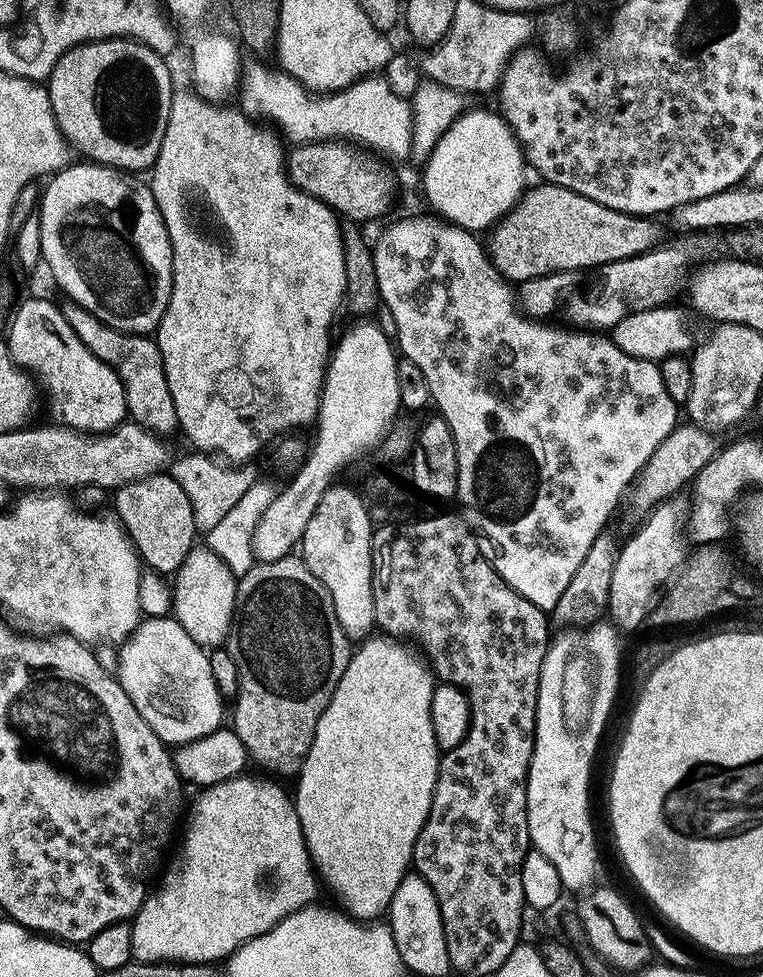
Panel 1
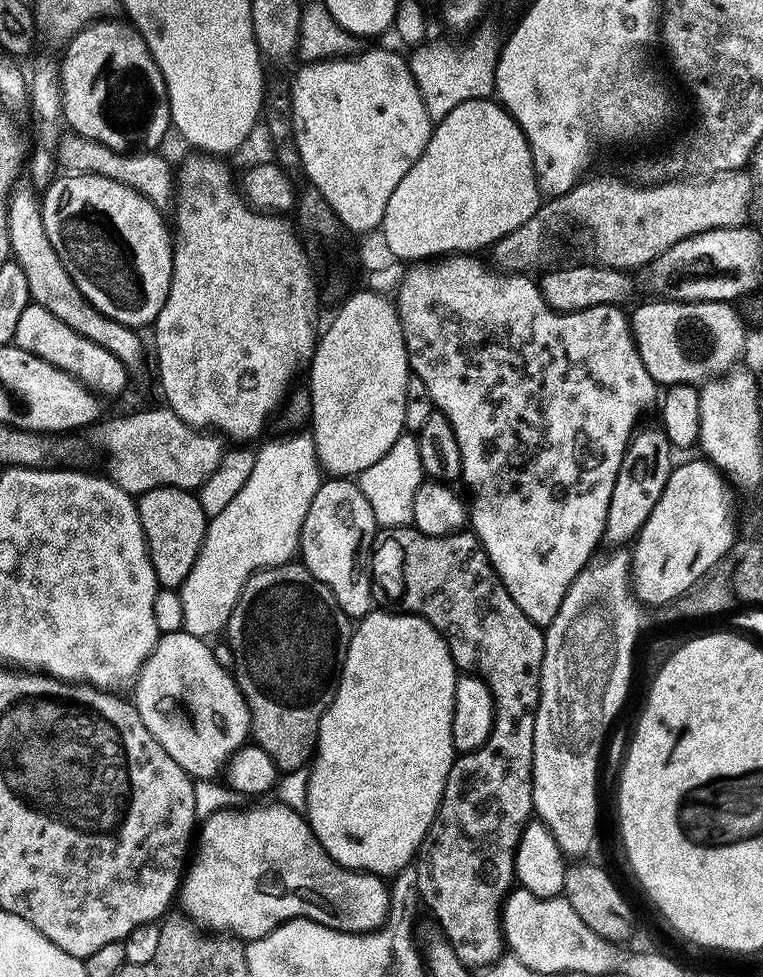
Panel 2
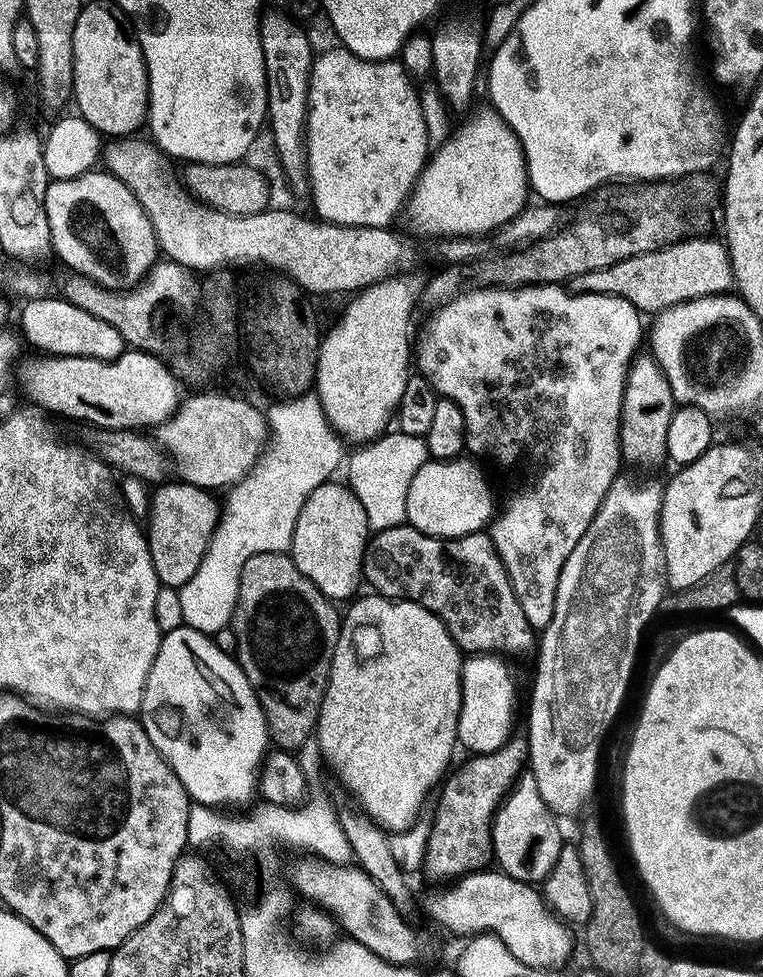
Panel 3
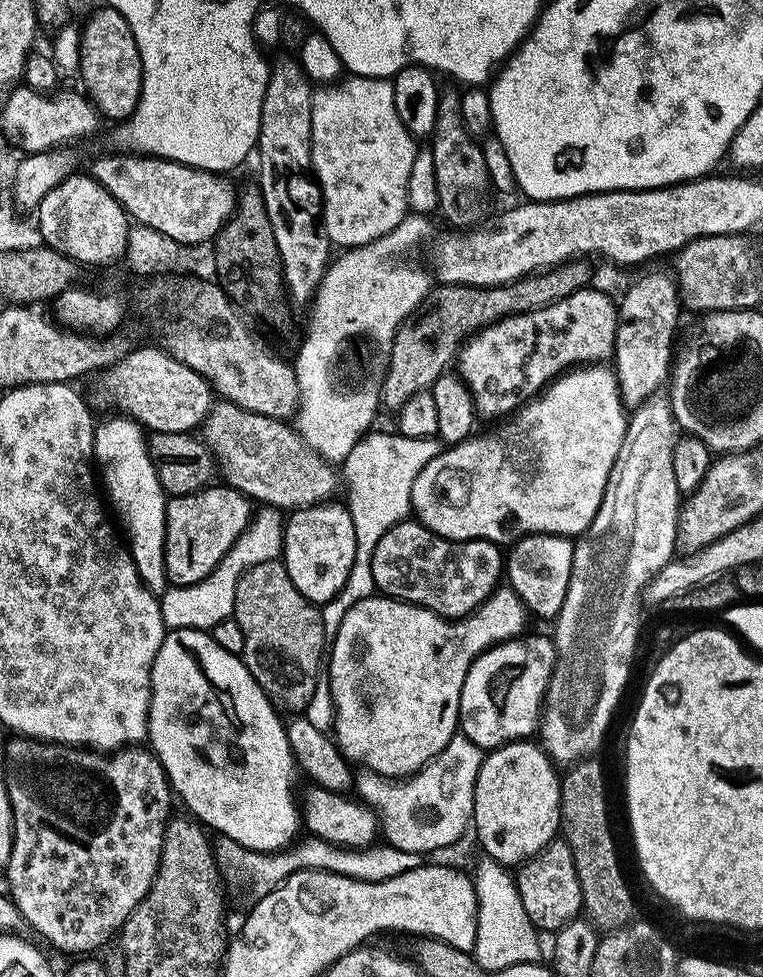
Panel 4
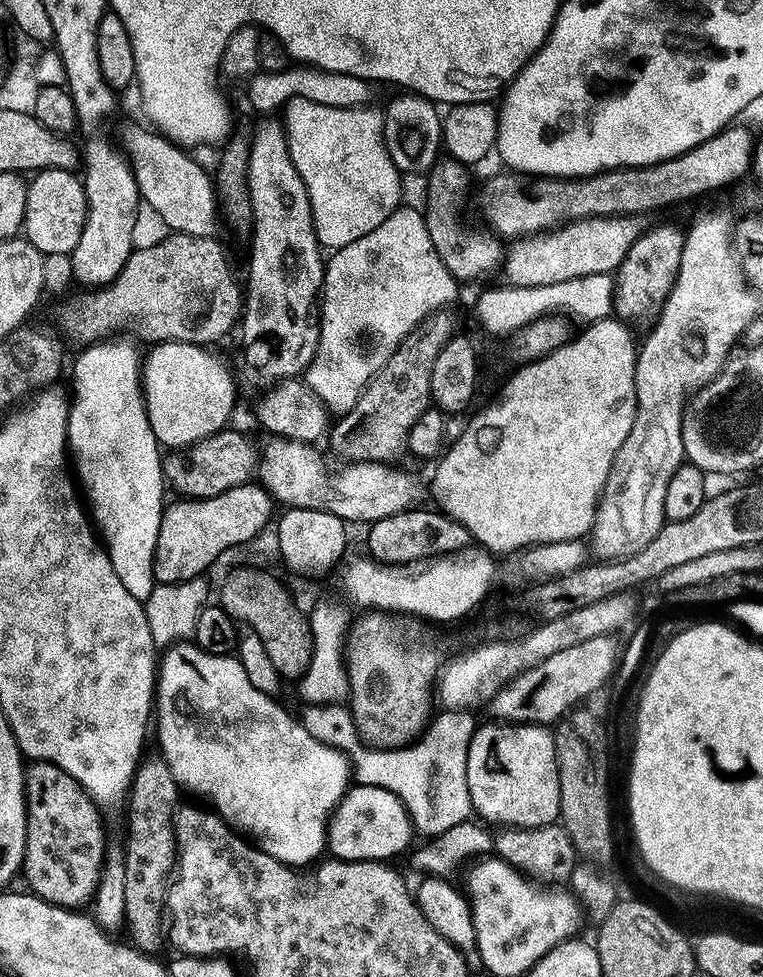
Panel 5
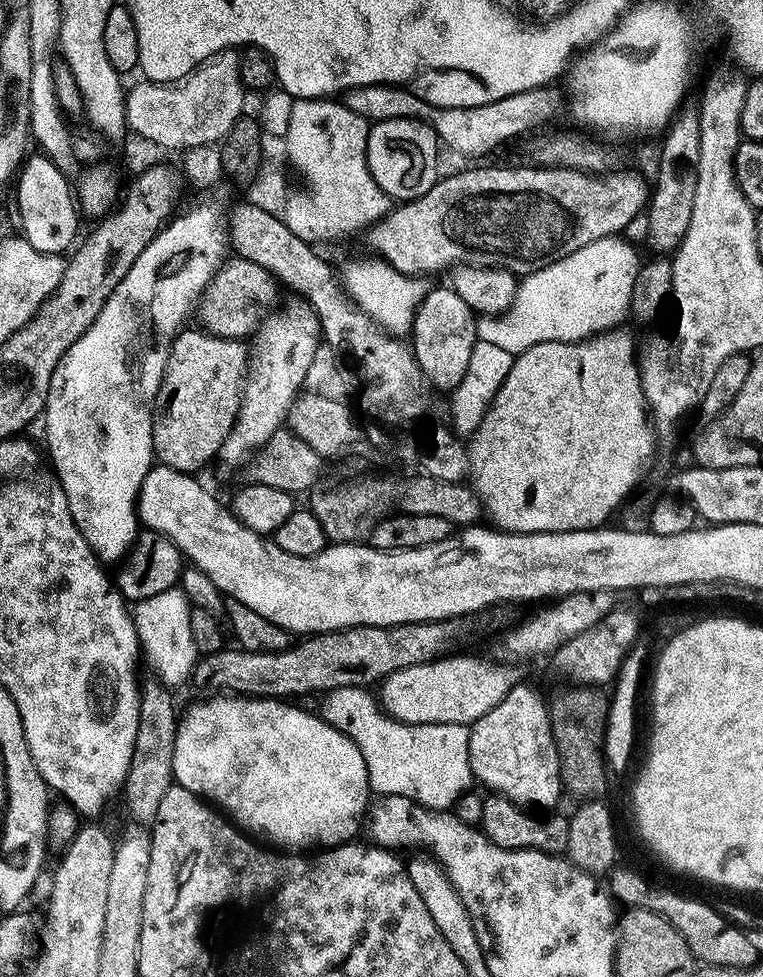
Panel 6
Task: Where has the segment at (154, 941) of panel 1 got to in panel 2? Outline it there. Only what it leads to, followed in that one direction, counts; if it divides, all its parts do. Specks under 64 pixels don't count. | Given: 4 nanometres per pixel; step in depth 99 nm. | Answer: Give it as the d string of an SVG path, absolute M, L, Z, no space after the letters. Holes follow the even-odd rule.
M274 802L274 804L260 804L257 808L237 807L235 810L213 812L205 816L198 828L198 839L194 844L194 855L187 865L178 889L178 904L183 913L194 920L197 925L207 926L226 934L243 932L260 932L267 935L272 929L293 918L313 920L331 928L342 929L344 932L371 932L380 927L388 918L388 898L390 888L381 877L355 868L345 868L343 863L337 862L328 852L327 847L320 843L320 838L312 833L312 826L299 811L289 806L288 803Z

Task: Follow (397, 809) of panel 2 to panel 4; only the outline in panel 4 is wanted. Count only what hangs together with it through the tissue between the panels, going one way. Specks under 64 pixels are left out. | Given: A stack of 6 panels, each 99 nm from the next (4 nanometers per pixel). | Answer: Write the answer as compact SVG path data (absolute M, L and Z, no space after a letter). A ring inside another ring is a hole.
M507 586L496 587L490 594L490 598L486 598L486 602L481 608L476 609L472 615L465 616L462 620L447 620L446 617L439 616L437 612L431 612L428 608L419 608L416 604L408 604L404 600L394 600L391 596L383 594L373 594L350 607L345 618L342 619L336 636L330 640L331 651L326 656L326 681L329 684L329 692L333 696L333 706L335 708L331 731L334 733L335 744L345 760L359 766L361 769L376 772L380 776L389 778L411 776L423 764L433 760L446 746L446 742L450 742L450 738L457 735L460 722L462 682L466 682L466 674L470 670L474 658L481 656L485 650L494 644L500 644L503 640L515 640L516 637L525 635L524 623L527 620L530 620L530 613L525 608L522 598L518 598L515 590Z

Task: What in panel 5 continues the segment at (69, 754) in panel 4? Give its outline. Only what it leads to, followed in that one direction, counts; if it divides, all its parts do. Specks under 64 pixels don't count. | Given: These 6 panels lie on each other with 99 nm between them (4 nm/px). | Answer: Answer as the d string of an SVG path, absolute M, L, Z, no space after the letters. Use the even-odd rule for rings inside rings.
M37 760L27 765L24 773L24 805L26 806L26 814L28 815L28 825L26 826L26 846L24 847L24 862L22 865L22 877L29 889L36 895L40 896L47 903L56 904L58 907L66 909L80 910L85 906L91 905L96 895L96 889L100 886L100 877L104 871L104 861L106 859L106 847L104 848L104 824L100 821L102 815L101 809L95 800L88 795L88 792L75 780L70 778L70 774L66 774L66 770L62 770L53 764L47 764L45 760Z

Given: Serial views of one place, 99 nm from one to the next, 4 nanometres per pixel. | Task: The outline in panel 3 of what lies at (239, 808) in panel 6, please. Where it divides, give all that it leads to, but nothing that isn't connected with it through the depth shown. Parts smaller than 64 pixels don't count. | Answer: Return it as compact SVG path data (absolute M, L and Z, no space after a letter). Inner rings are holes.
M181 626L161 635L160 649L150 666L150 674L146 678L146 686L142 694L142 706L138 713L138 719L143 724L146 734L150 738L150 742L154 742L154 746L160 751L162 758L174 770L174 774L178 774L178 782L182 782L182 786L187 790L189 797L195 803L211 806L244 803L244 805L247 805L253 799L251 796L253 795L255 797L257 795L260 765L263 764L265 755L270 748L266 718L263 716L263 708L260 705L259 699L255 696L255 690L251 688L246 674L240 669L239 660L236 659L235 655L220 650L216 645L215 639L209 633L199 632L193 628Z

